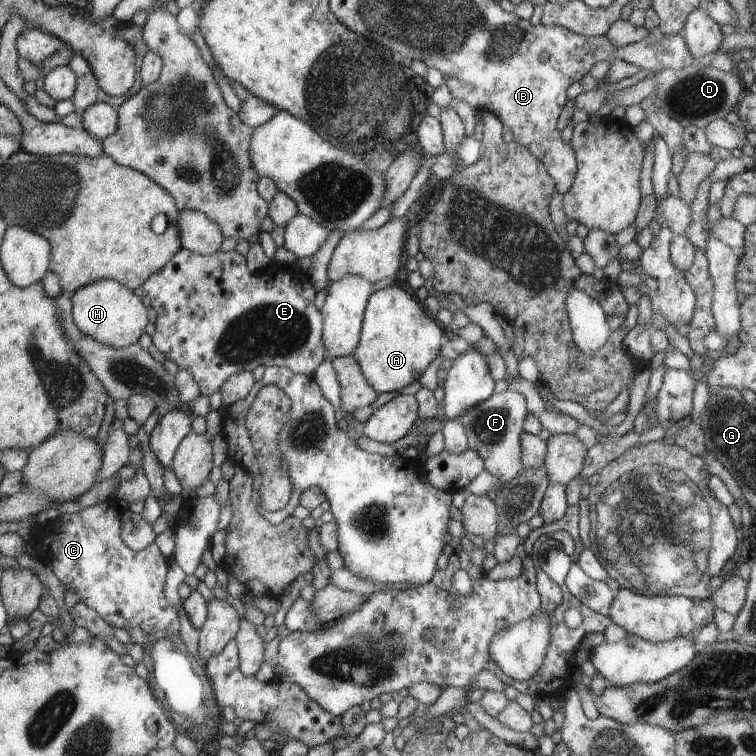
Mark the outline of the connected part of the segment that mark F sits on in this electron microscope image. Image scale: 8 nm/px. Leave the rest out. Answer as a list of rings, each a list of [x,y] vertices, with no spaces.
[[[506,390],[493,393],[493,396],[481,405],[458,418],[466,429],[469,449],[483,458],[484,470],[498,477],[504,484],[514,481],[526,470],[522,460],[521,437],[524,434],[523,422],[528,413],[525,396]]]

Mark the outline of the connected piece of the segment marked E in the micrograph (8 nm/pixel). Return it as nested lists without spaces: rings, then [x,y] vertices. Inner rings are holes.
[[[188,249],[178,251],[169,263],[163,268],[152,273],[142,284],[144,295],[150,298],[151,306],[156,310],[156,321],[154,322],[155,330],[152,332],[152,342],[164,356],[172,362],[176,362],[179,370],[186,370],[192,374],[202,396],[212,396],[214,392],[221,390],[221,386],[232,377],[233,374],[241,373],[242,371],[252,372],[257,366],[278,367],[294,371],[294,374],[303,374],[312,376],[314,370],[320,366],[324,360],[324,345],[320,336],[322,334],[322,317],[320,310],[314,304],[314,288],[313,284],[308,284],[308,280],[302,274],[292,274],[290,267],[276,268],[274,264],[268,266],[266,270],[260,272],[252,272],[246,264],[246,257],[234,251],[218,251],[210,255],[199,255],[191,253]]]

